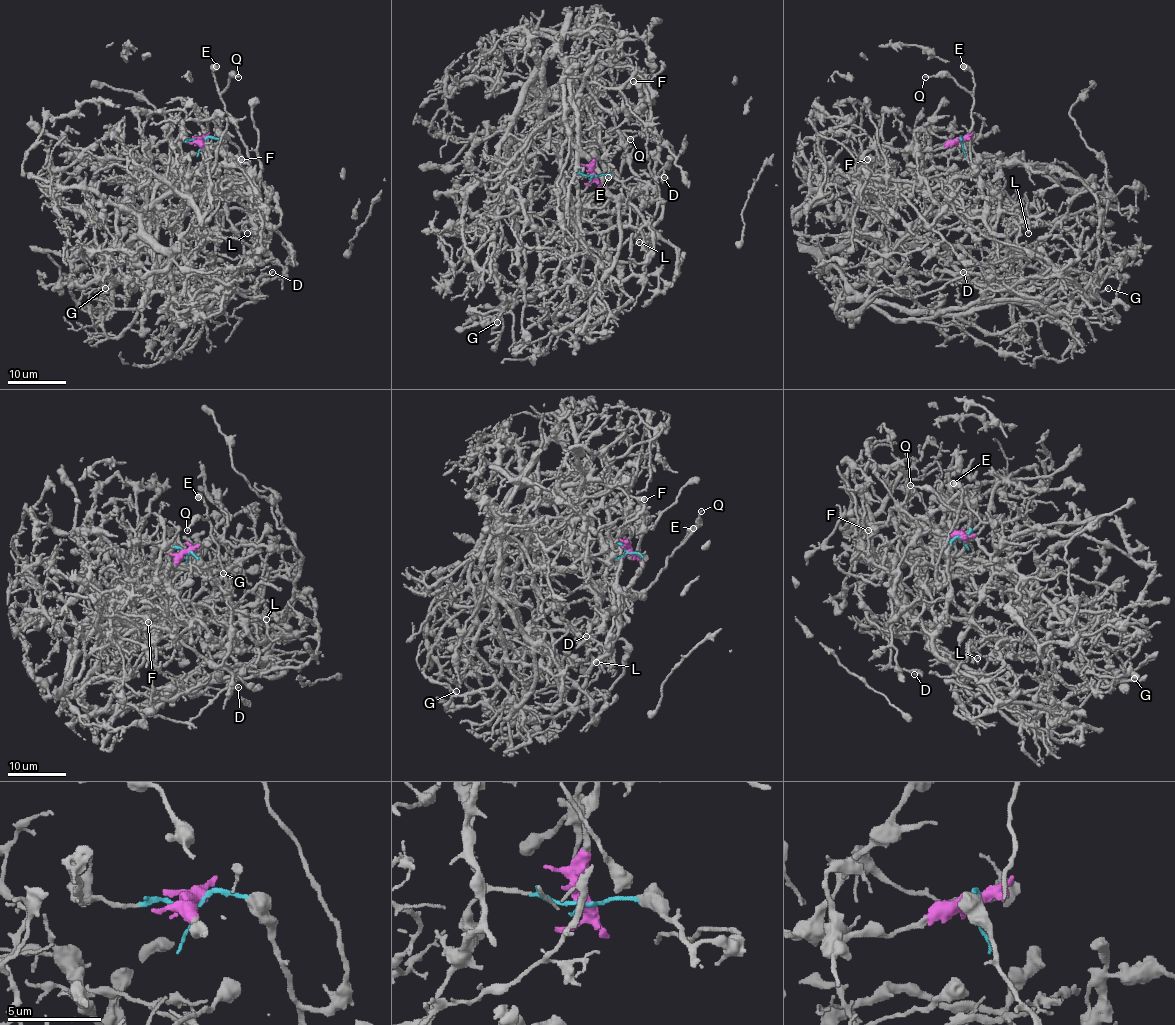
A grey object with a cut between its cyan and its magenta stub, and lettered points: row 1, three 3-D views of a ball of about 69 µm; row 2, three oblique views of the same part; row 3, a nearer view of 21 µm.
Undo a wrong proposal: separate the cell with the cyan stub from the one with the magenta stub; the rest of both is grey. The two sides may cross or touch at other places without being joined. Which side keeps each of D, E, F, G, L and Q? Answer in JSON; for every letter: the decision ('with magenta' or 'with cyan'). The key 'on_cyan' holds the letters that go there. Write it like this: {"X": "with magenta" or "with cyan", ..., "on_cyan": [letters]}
{"D": "with magenta", "E": "with cyan", "F": "with magenta", "G": "with magenta", "L": "with magenta", "Q": "with cyan", "on_cyan": ["E", "Q"]}

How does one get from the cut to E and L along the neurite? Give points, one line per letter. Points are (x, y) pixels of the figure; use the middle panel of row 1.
E: (594, 176), (609, 175), (626, 188), (641, 185), (609, 188), (606, 186), (609, 176)
L: (594, 176), (597, 78), (591, 122), (580, 103), (562, 147), (565, 210), (575, 220), (625, 221), (639, 242)

